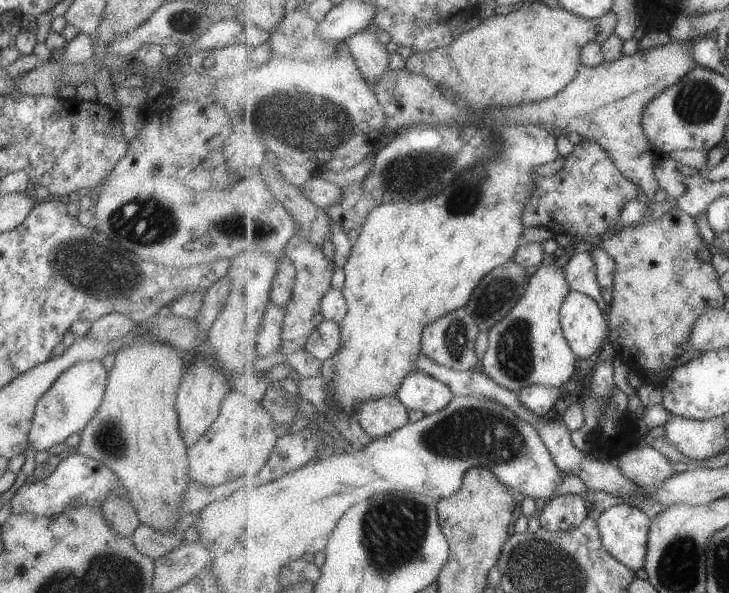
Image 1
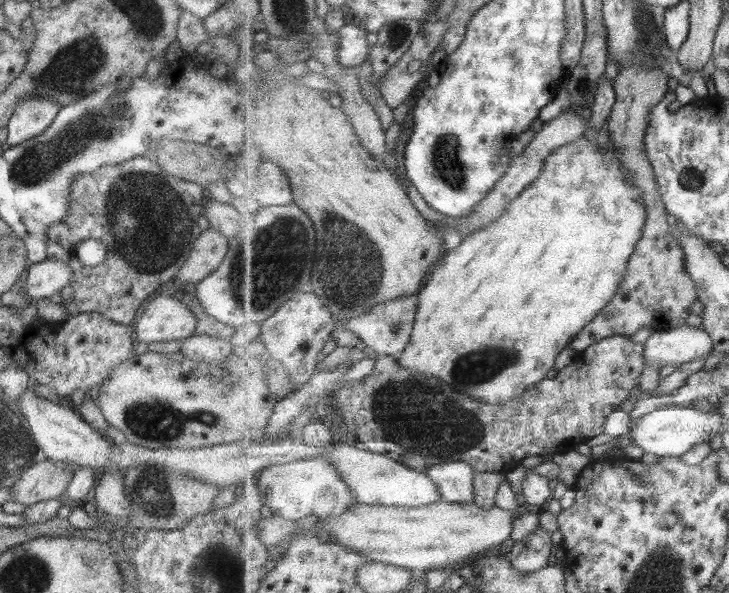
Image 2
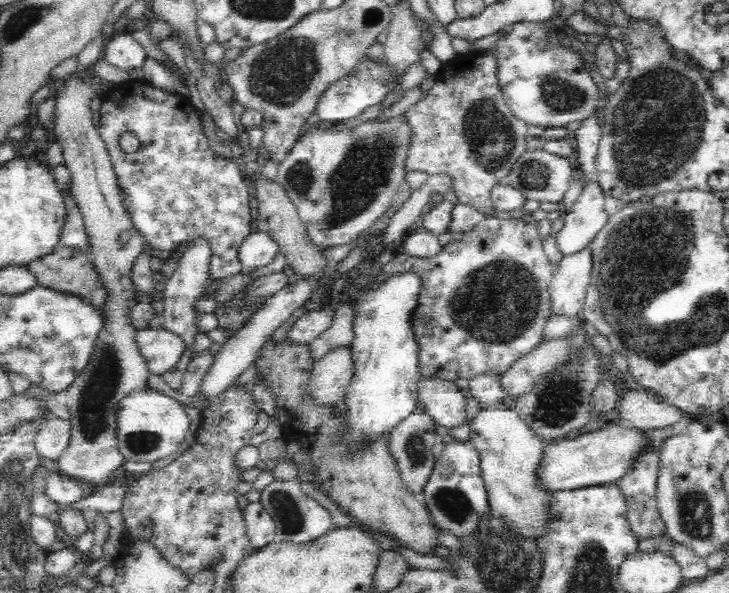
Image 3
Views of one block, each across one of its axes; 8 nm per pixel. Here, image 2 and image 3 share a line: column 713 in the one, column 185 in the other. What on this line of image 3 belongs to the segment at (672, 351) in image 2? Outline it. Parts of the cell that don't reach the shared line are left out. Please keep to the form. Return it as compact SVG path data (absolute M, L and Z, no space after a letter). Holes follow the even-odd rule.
M141 329L136 331L136 344L146 361L148 371L154 375L166 374L182 356L186 342L181 334L167 329Z

